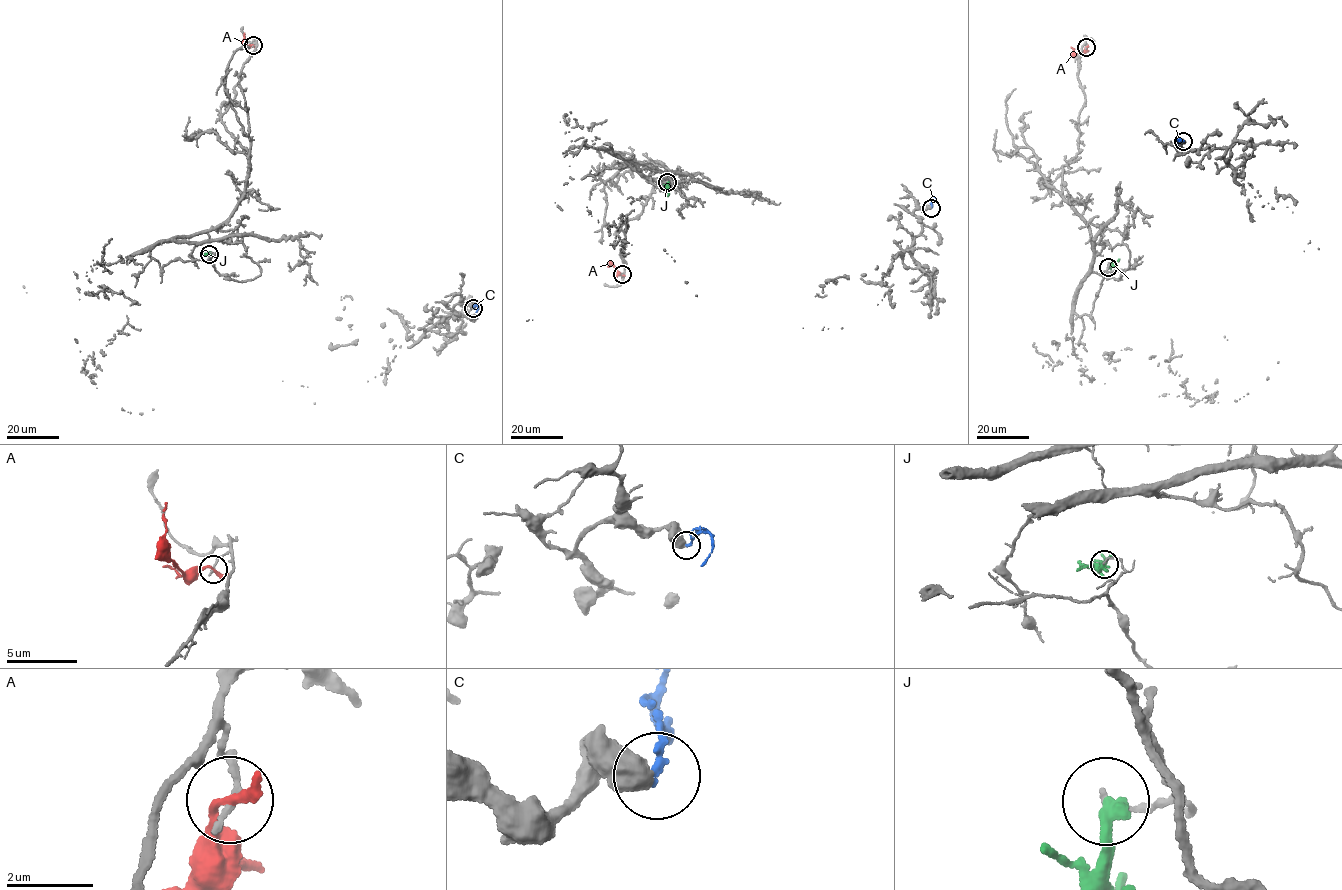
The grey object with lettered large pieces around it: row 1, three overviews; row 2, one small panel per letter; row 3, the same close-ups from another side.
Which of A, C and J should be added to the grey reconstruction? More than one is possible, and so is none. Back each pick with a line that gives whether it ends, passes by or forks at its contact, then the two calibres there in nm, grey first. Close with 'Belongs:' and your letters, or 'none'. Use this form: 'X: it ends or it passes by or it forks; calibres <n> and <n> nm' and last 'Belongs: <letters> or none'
Belongs: none

